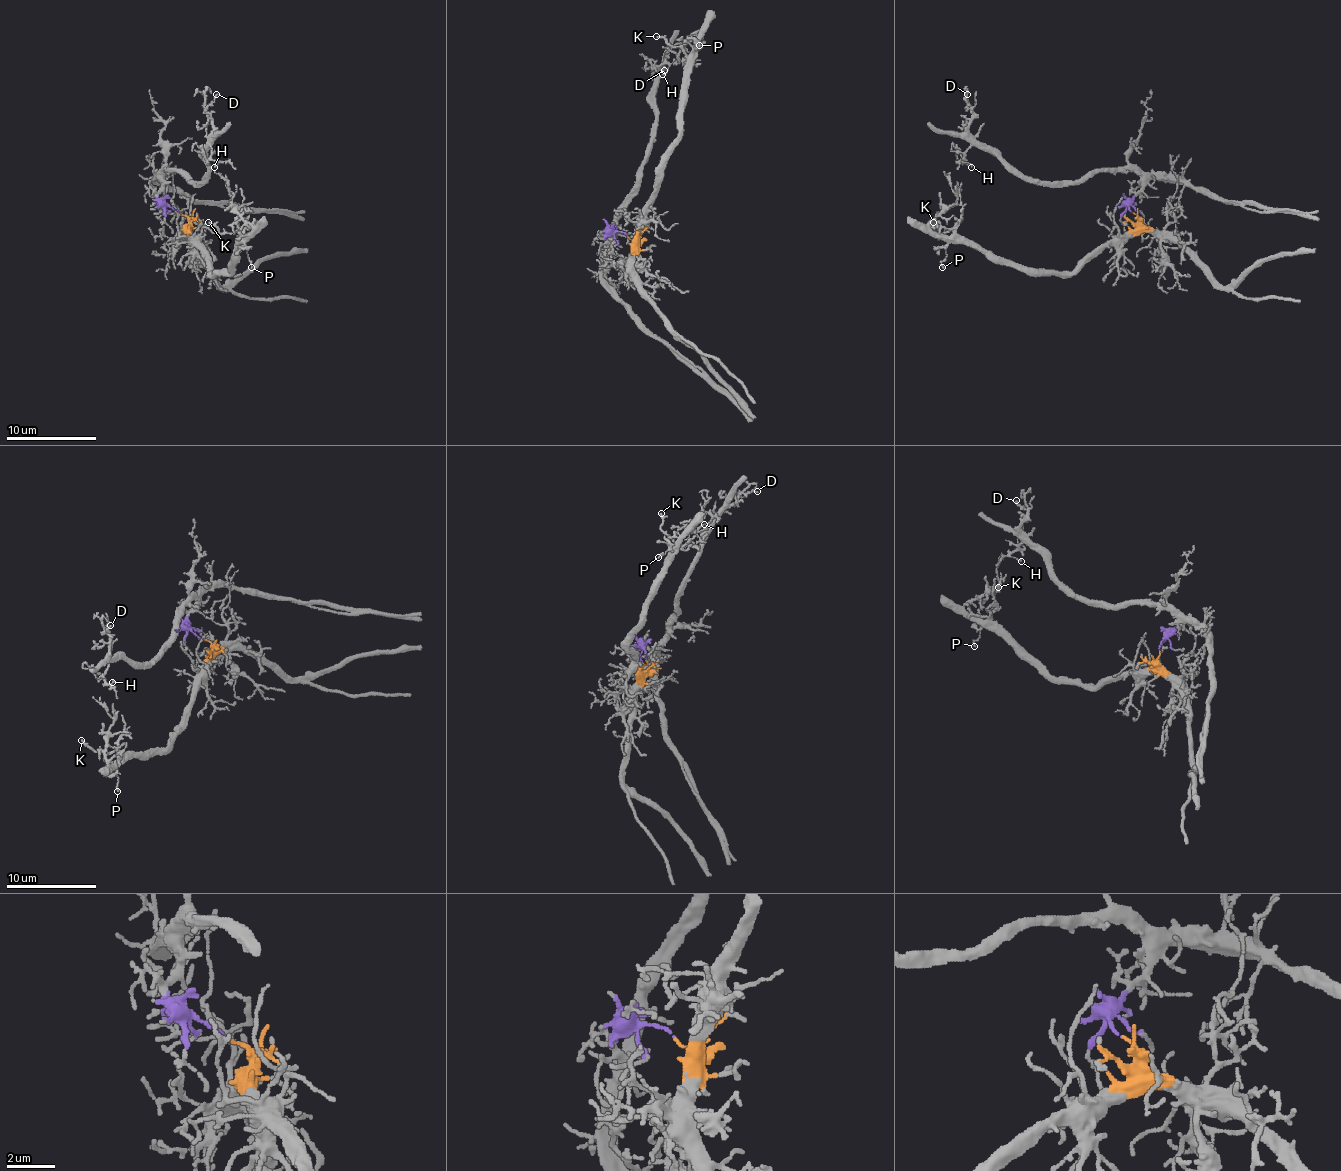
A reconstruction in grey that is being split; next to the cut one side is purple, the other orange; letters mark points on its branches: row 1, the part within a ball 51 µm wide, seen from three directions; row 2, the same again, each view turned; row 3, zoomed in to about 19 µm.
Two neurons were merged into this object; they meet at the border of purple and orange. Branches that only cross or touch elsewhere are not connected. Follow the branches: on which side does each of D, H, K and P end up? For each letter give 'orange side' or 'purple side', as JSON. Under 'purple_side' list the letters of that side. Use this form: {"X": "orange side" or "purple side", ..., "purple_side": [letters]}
{"D": "purple side", "H": "purple side", "K": "orange side", "P": "orange side", "purple_side": ["D", "H"]}

